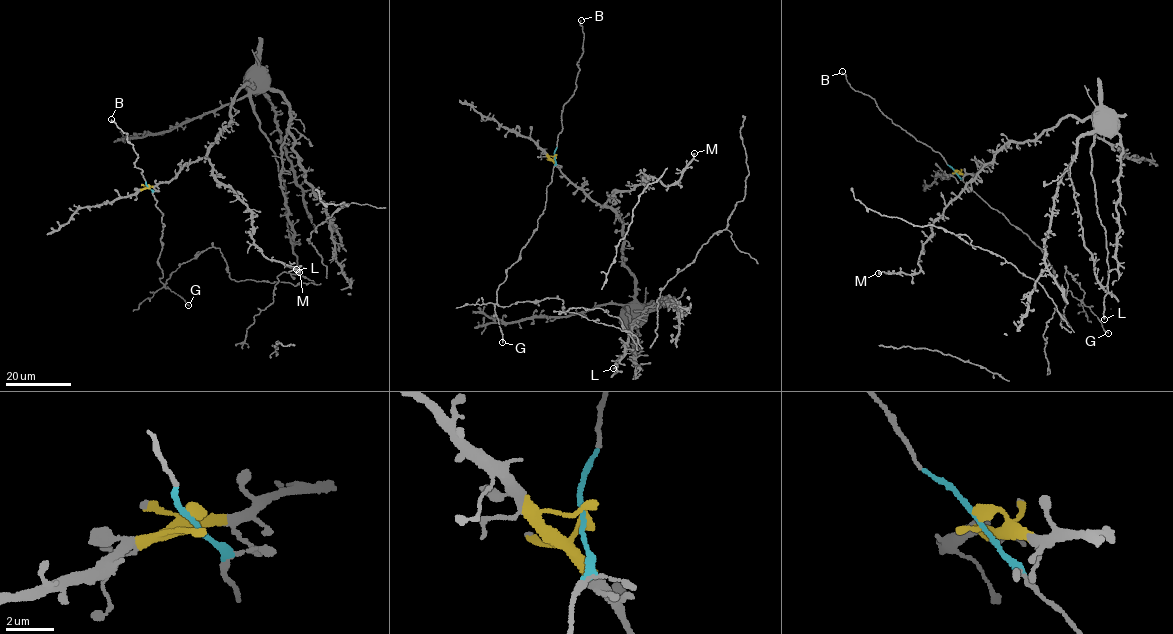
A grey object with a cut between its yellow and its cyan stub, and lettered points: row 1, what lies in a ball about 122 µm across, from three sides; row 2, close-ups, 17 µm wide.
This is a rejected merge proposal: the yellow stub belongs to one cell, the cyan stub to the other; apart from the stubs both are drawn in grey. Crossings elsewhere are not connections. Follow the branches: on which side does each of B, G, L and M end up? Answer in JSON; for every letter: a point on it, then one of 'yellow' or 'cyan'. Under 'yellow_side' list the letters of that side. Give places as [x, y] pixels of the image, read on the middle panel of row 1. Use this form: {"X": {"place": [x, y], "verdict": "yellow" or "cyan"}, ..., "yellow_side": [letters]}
{"B": {"place": [581, 20], "verdict": "cyan"}, "G": {"place": [502, 342], "verdict": "cyan"}, "L": {"place": [613, 368], "verdict": "yellow"}, "M": {"place": [694, 153], "verdict": "yellow"}, "yellow_side": ["L", "M"]}

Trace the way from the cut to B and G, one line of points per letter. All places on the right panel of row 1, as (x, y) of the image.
B: (955, 171), (941, 155), (894, 124), (873, 98), (855, 91), (841, 71)
G: (955, 171), (975, 193), (1036, 244), (1053, 268), (1060, 288), (1089, 306), (1108, 333)

